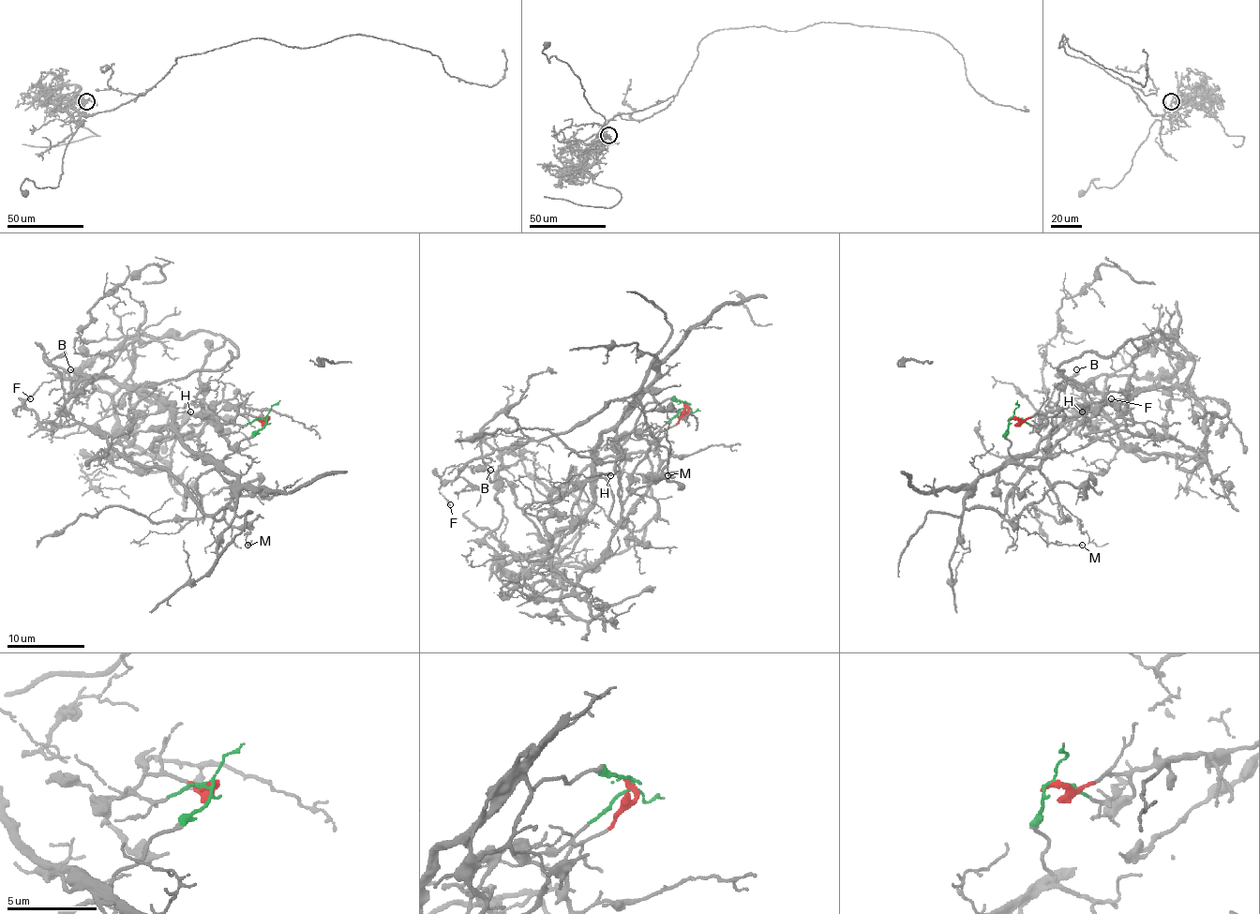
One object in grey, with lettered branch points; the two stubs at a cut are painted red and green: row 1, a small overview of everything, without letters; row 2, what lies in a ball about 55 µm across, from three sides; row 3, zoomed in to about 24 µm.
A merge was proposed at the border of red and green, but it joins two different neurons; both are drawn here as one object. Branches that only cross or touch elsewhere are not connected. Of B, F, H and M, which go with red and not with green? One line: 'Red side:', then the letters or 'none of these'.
Red side: B

